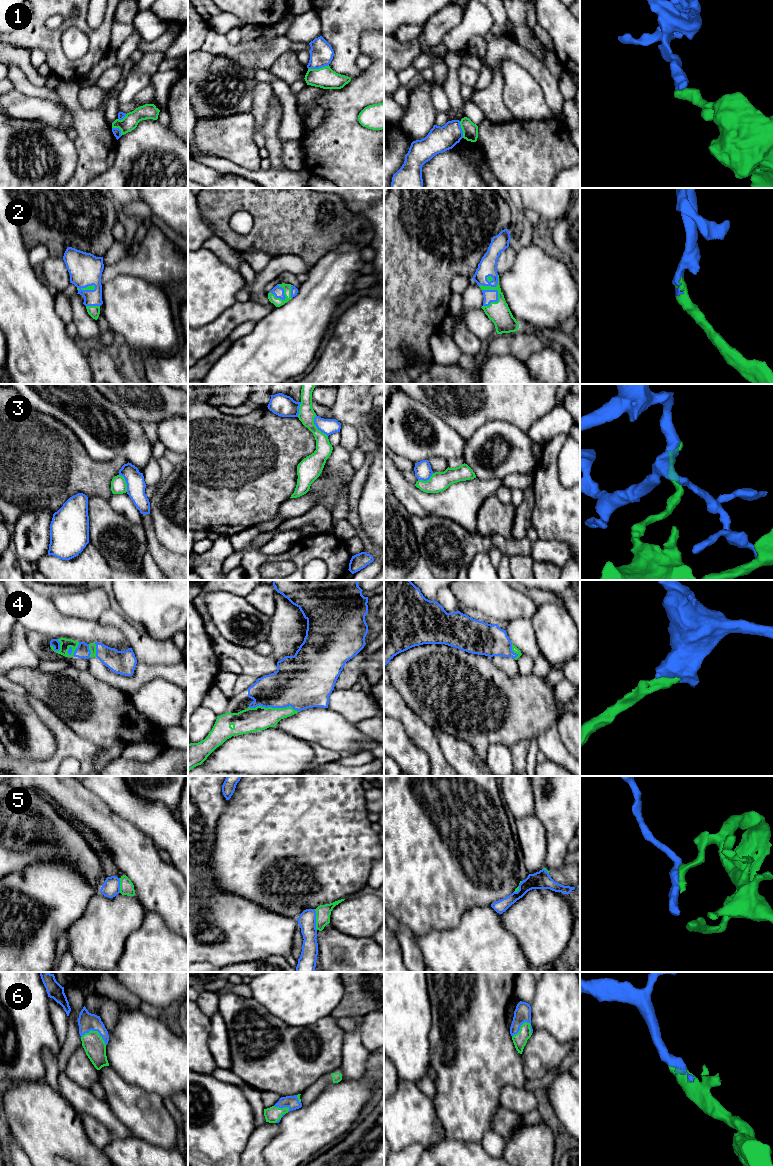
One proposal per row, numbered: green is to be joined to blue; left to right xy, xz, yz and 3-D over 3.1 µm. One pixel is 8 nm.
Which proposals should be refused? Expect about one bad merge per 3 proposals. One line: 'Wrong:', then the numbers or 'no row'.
Wrong: 1, 3, 5

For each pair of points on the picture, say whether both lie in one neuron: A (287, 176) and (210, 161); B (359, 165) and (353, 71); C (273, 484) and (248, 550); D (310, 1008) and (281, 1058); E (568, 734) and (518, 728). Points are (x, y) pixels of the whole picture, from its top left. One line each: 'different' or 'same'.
A: same
B: different
C: different
D: different
E: different

